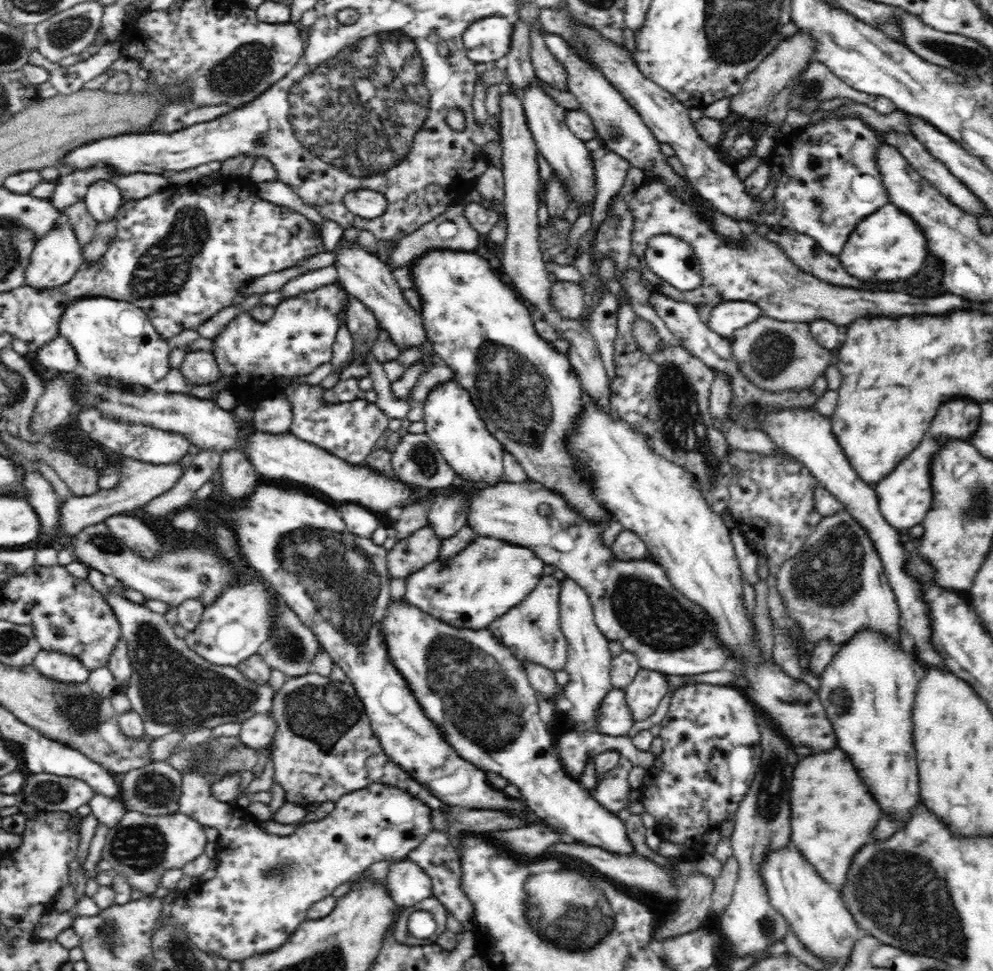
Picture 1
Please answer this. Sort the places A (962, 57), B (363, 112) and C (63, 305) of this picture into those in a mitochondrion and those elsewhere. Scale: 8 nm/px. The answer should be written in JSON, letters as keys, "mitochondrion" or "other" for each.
{"A":"mitochondrion","B":"mitochondrion","C":"other"}

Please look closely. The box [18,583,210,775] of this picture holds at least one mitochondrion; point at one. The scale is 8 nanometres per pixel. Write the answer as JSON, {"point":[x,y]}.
{"point":[82,711]}

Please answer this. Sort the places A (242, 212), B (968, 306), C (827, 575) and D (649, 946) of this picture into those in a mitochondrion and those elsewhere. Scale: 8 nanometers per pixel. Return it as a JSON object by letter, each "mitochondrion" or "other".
{"A":"other","B":"other","C":"mitochondrion","D":"other"}

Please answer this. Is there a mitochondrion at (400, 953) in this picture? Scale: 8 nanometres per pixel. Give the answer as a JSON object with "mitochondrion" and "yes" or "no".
{"mitochondrion":"no"}

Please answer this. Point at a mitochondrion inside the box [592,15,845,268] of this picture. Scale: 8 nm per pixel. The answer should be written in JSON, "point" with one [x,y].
{"point":[613,130]}

